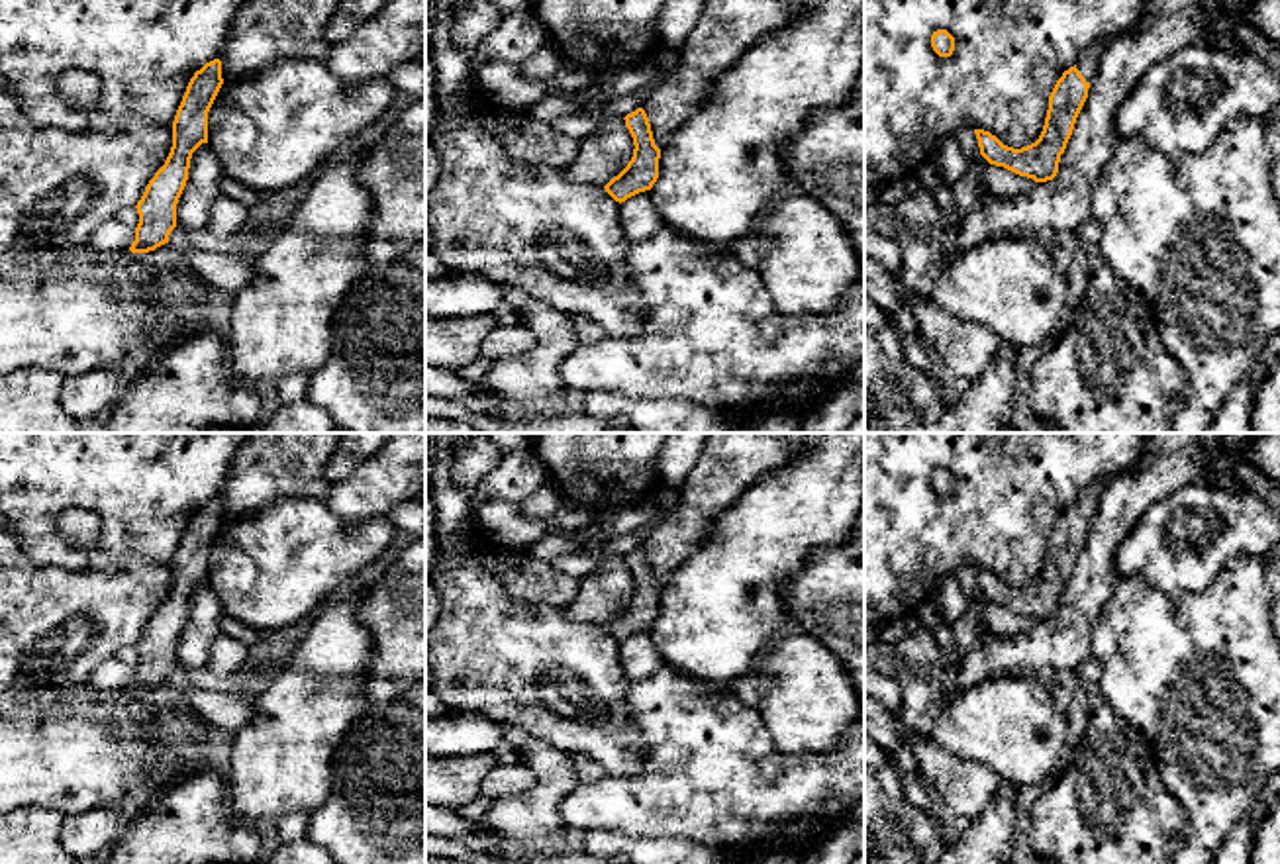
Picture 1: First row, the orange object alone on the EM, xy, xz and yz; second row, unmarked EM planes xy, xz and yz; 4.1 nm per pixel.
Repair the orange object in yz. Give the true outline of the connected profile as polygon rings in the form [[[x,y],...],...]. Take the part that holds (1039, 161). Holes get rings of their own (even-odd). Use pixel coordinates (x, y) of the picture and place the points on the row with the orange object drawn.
[[[1092,43],[1076,65],[1057,80],[1039,139],[1027,147],[1013,149],[1004,145],[996,135],[974,129],[980,155],[996,167],[1004,167],[1035,182],[1053,180],[1058,172],[1060,155],[1072,135],[1076,118],[1088,98],[1088,88],[1098,72],[1108,43]]]

